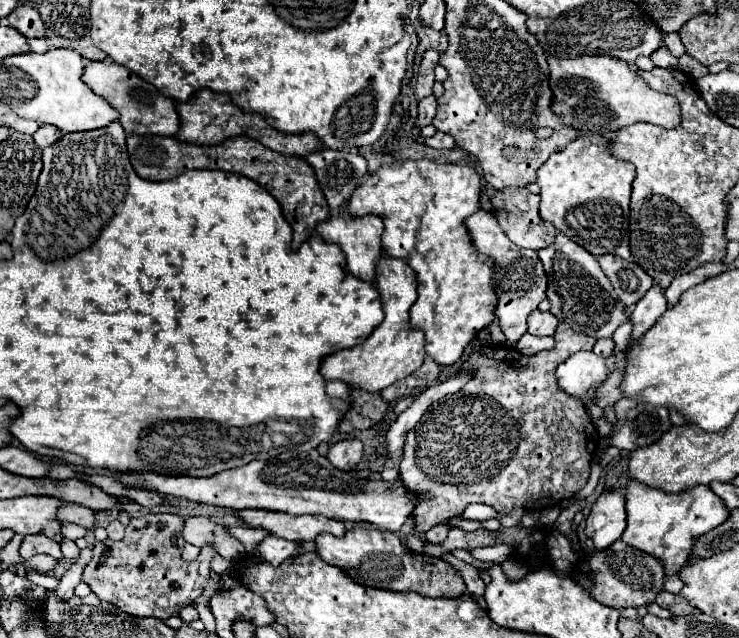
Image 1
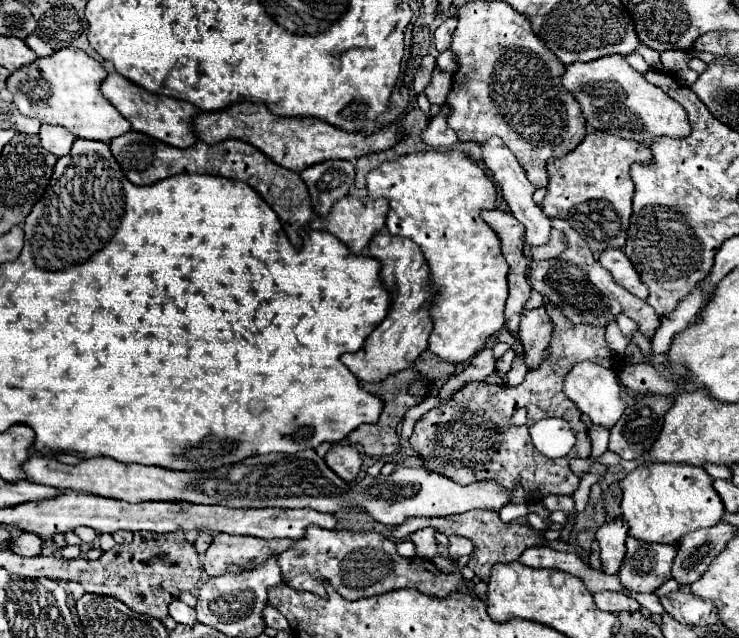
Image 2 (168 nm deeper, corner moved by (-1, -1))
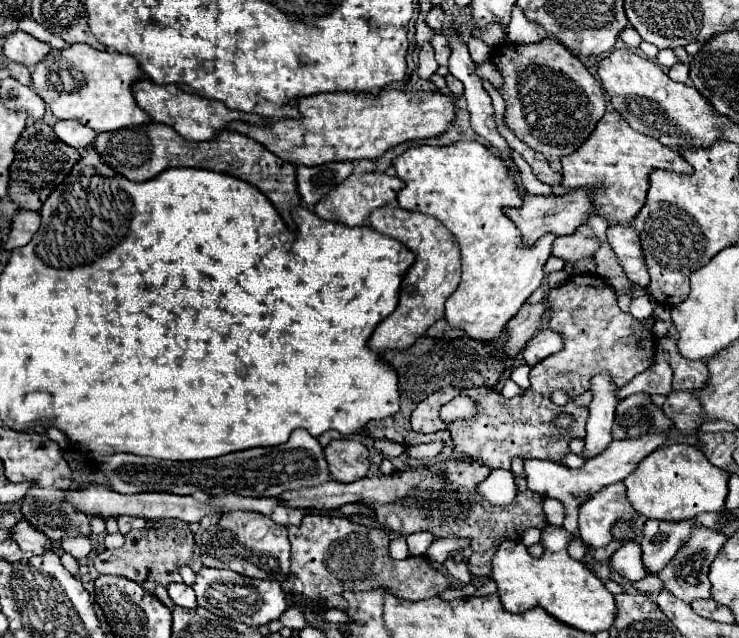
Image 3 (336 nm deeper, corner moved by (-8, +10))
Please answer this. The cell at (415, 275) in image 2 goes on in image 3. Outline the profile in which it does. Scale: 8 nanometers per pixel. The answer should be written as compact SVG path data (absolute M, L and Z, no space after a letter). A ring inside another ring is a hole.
M385 204L381 208L375 208L369 214L369 224L381 232L387 234L401 244L405 244L415 254L415 264L409 268L407 276L401 284L401 296L399 306L391 316L387 316L373 332L369 346L371 350L383 354L387 350L403 350L409 348L419 336L425 334L429 326L433 326L439 318L445 314L445 302L451 296L451 292L457 288L461 280L461 252L453 238L453 234L433 216L409 212L403 210L397 204Z

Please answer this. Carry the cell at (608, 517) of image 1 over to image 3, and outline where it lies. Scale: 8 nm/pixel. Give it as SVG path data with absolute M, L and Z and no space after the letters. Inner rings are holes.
M623 542L611 558L611 566L627 580L641 580L647 570L641 560L641 546L637 542Z

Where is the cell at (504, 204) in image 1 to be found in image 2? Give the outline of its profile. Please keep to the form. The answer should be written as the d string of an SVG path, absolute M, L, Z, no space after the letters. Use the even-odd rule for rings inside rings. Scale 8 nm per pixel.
M552 229L550 241L546 245L540 245L540 247L530 247L528 253L532 259L552 259L552 257L560 255L560 251L564 251L564 245L566 245L564 233Z

